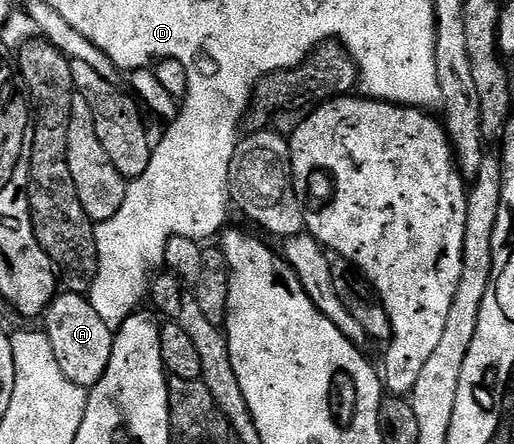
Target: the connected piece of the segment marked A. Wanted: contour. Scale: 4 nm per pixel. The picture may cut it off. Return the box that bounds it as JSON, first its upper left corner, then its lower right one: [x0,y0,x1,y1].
[42,292,114,388]

